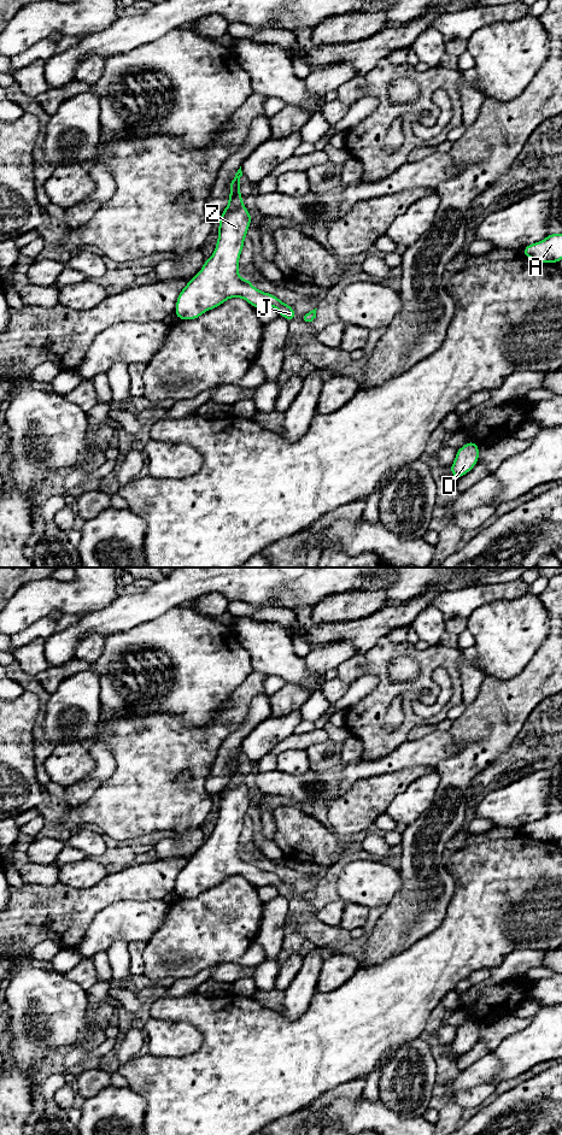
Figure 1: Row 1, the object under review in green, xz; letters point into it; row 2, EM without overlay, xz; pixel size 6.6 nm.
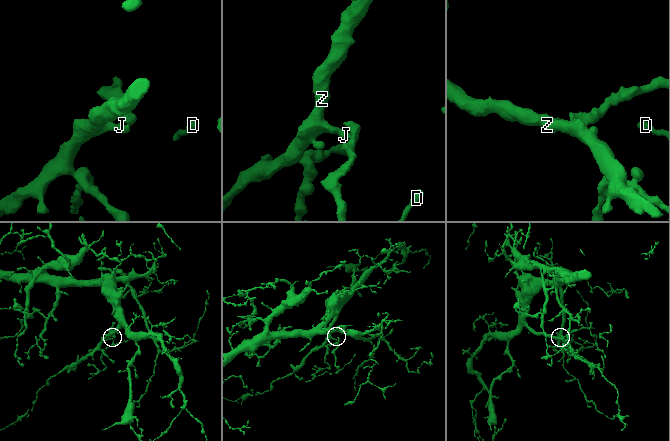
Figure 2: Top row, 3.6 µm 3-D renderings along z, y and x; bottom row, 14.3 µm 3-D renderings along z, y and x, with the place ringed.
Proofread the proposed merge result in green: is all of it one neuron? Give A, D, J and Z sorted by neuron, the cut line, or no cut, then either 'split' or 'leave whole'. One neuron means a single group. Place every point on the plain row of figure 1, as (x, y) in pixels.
A D J Z | no cut | leave whole

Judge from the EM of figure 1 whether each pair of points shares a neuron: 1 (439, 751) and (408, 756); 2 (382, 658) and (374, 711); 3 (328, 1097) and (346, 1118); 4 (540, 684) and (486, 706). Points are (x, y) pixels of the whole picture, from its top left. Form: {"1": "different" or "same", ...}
{"1": "same", "2": "same", "3": "different", "4": "same"}

